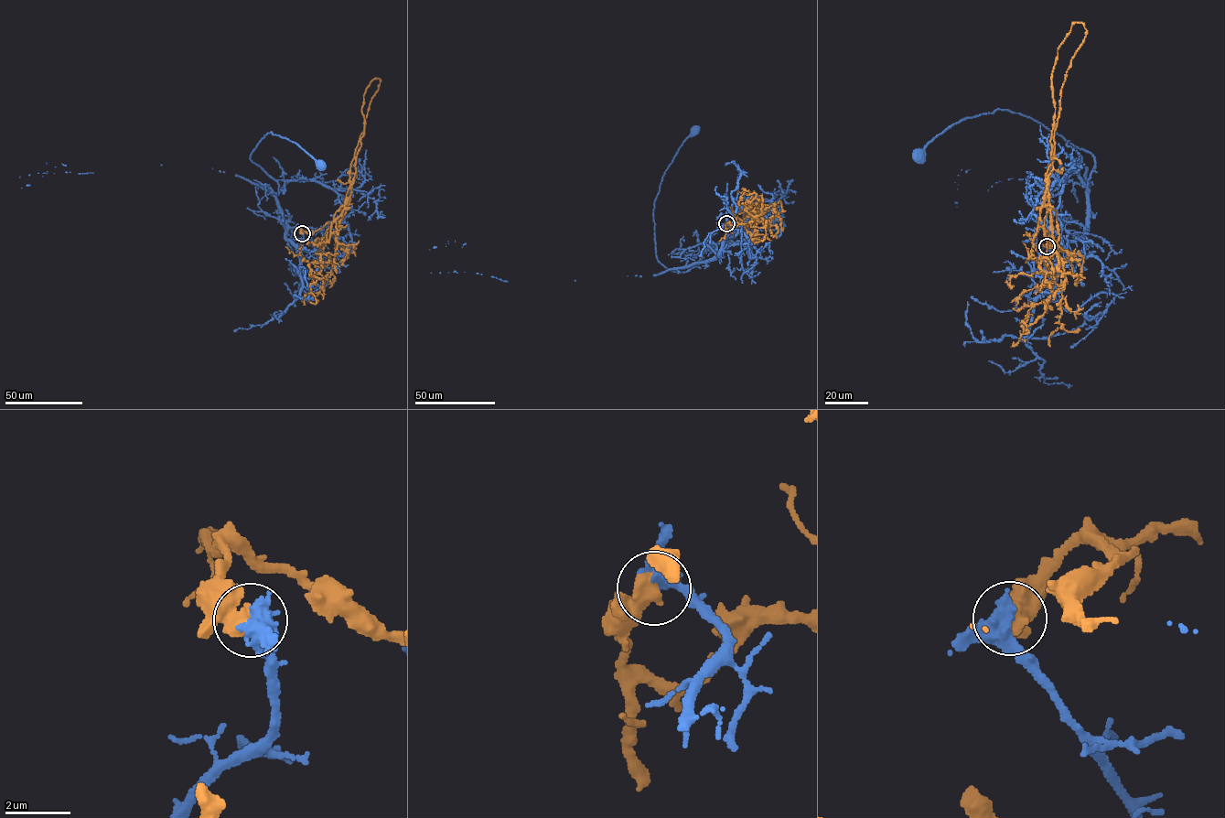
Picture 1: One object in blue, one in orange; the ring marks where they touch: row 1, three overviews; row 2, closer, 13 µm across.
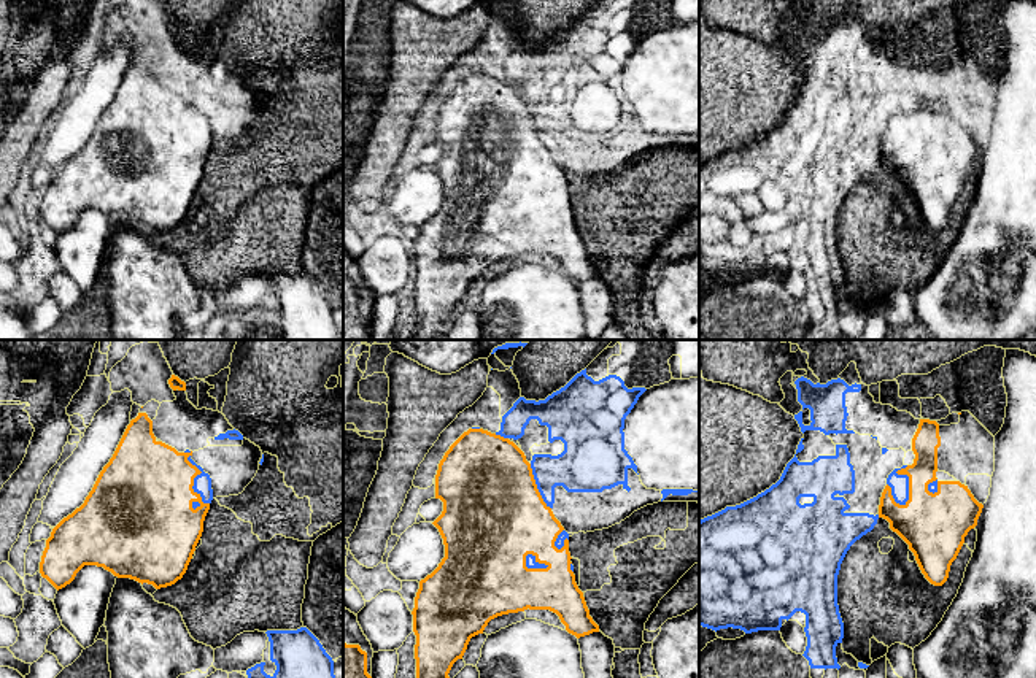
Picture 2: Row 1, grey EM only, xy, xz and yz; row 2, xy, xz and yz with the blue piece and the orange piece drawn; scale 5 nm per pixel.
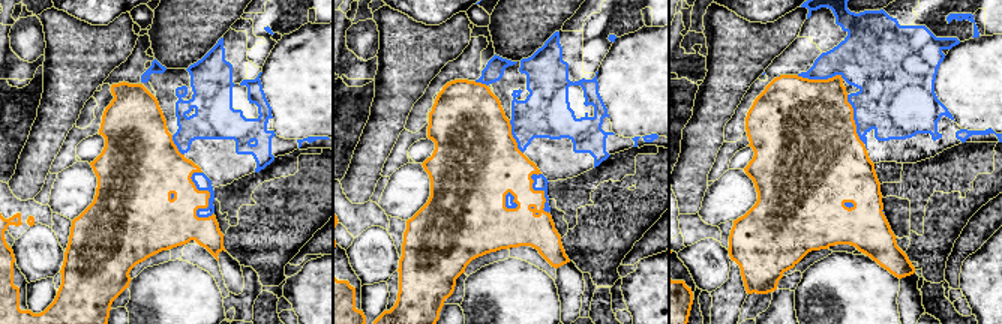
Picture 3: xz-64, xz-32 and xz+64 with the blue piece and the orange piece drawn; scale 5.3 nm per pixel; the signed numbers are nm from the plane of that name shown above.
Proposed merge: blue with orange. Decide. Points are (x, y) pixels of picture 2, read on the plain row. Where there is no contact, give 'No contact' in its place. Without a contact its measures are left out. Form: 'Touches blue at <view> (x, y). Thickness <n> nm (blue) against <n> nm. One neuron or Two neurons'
Touches blue at xy (194, 124). Thickness 100 nm (blue) against 460 nm. Two neurons

